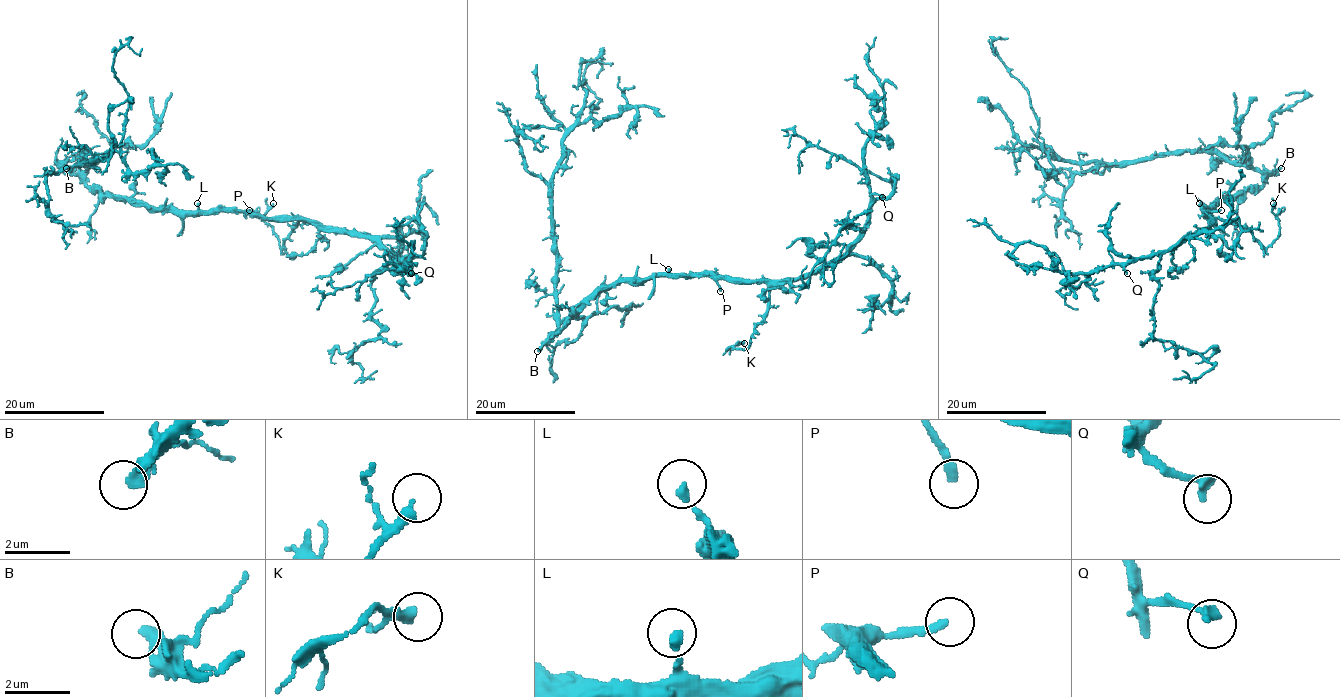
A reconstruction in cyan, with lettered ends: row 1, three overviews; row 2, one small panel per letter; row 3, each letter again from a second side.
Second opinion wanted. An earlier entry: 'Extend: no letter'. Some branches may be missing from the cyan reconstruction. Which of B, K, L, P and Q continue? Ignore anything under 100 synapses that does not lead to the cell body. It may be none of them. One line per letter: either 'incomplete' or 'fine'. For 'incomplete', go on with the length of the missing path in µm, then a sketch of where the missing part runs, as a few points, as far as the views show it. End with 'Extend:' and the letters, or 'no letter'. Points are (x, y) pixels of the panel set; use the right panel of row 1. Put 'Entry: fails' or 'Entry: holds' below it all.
B: incomplete; missing 110 µm
K: fine
L: fine
P: fine
Q: fine
Extend: B
Entry: fails

